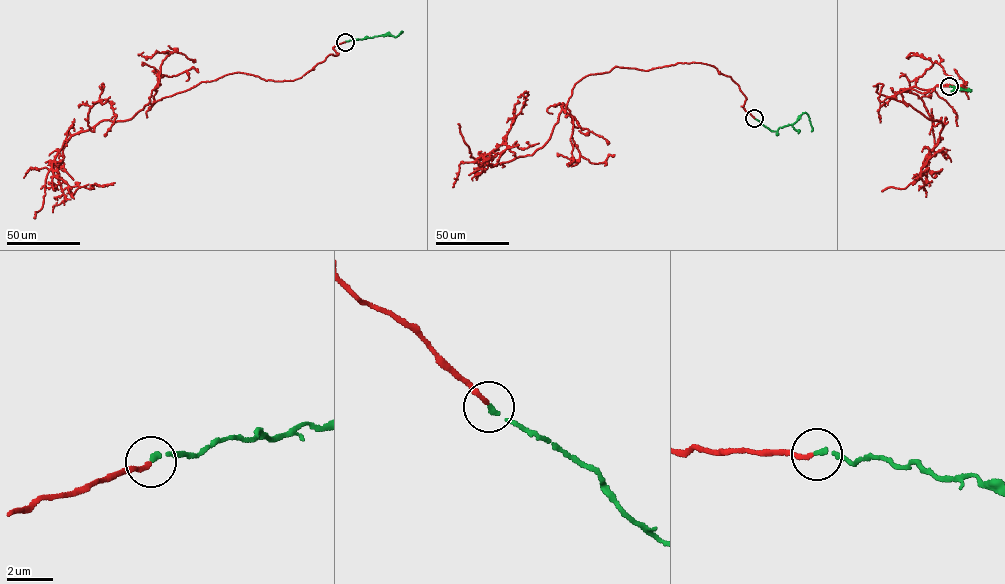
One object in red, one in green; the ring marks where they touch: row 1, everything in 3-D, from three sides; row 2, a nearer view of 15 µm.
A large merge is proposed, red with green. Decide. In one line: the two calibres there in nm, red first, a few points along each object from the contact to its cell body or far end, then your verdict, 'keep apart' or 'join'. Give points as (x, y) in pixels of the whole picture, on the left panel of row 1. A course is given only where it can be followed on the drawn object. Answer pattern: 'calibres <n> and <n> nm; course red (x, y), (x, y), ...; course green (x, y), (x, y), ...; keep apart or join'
calibres 190 and 190 nm; course red (345, 42), (292, 80), (229, 73), (131, 118), (101, 120), (72, 134), (52, 163), (63, 190), (115, 182); course green (345, 42), (379, 35), (395, 37), (401, 32); join

